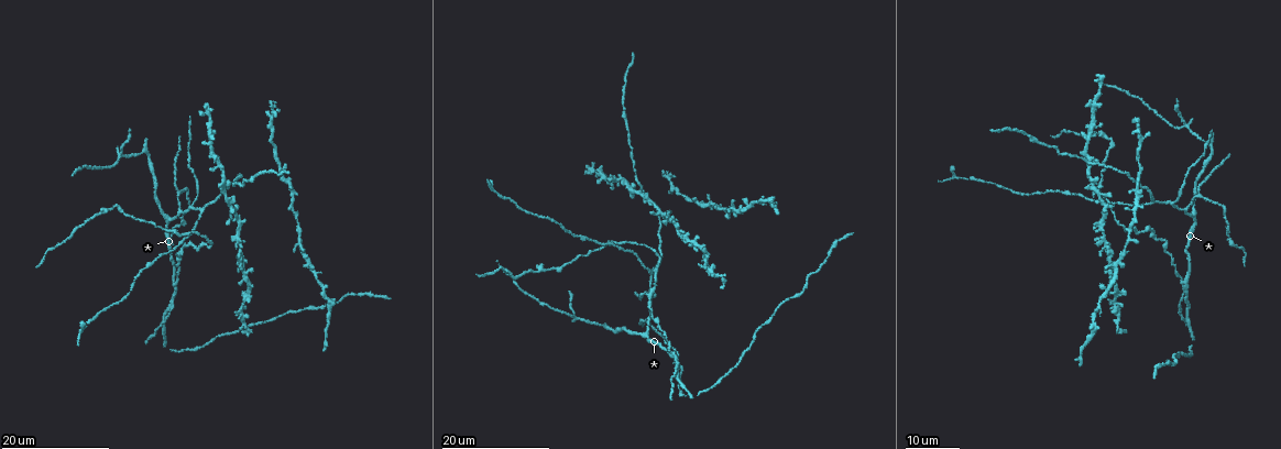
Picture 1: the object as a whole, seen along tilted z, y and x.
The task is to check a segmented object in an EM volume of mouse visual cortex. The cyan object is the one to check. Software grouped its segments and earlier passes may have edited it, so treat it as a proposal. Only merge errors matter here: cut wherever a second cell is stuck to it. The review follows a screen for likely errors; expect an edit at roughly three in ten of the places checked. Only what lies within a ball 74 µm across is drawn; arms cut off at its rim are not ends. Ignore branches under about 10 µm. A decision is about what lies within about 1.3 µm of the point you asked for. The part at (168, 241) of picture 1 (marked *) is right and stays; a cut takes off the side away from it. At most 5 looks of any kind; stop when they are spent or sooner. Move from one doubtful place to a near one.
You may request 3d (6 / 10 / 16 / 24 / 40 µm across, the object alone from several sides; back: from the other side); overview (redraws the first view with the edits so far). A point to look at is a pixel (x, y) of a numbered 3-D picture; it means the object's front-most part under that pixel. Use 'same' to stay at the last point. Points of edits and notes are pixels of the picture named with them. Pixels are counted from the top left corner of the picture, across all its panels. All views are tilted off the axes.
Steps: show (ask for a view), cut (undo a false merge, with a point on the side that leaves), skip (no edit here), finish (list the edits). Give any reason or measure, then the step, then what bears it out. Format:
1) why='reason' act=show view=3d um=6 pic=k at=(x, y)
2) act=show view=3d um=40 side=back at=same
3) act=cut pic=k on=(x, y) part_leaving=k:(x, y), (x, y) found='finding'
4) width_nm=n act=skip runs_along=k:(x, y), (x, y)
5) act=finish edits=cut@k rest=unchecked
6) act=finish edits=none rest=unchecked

why='arms part here' act=show view=3d um=24 pic=1 at=(637, 184)

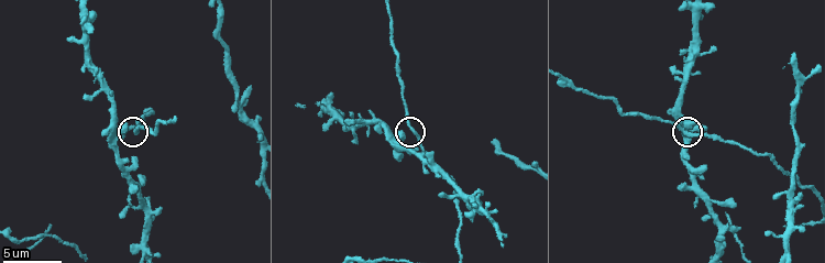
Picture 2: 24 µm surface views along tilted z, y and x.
act=show view=3d um=10 pic=2 at=(413, 132)

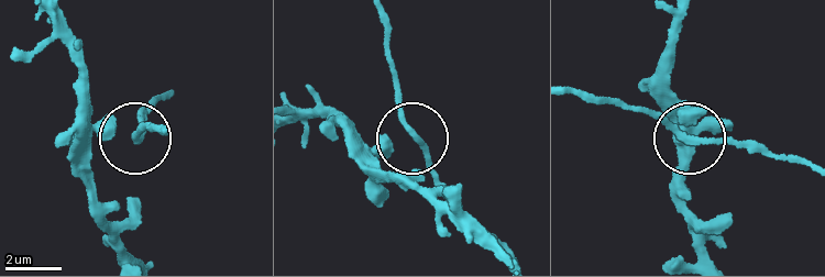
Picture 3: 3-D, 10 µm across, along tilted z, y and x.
width_nm=230 act=skip runs_along=3:(801, 165), (679, 137), (628, 107) found='one cell here'

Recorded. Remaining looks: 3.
why='small branch off a trunk' act=show view=3d um=16 pic=1 at=(1174, 202)

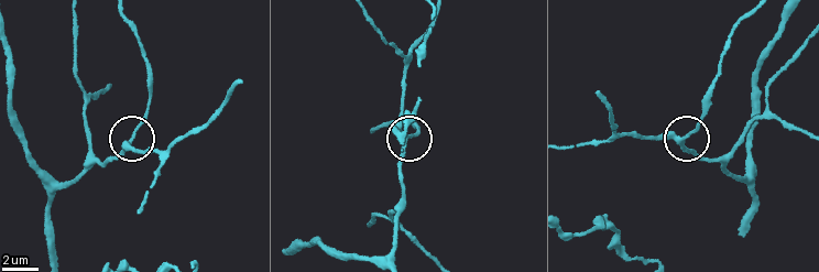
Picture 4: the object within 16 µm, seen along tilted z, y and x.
why='zoom in' act=show view=3d um=6 pic=4 at=(680, 138)

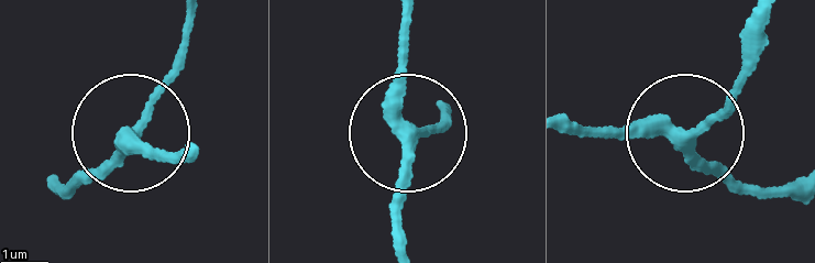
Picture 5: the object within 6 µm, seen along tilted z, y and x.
arms=3 act=skip found='one cell here'

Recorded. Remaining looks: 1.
why='four or more arms meet' act=show view=3d um=6 pic=2 at=(792, 193)

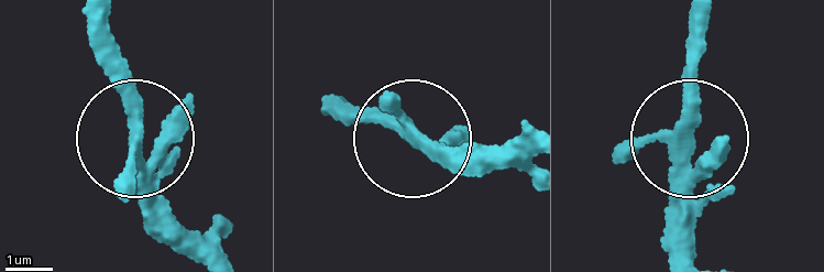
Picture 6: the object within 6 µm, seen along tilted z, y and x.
arms=4 act=skip found='one cell here'

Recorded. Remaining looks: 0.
act=finish edits=none rest=unchecked

